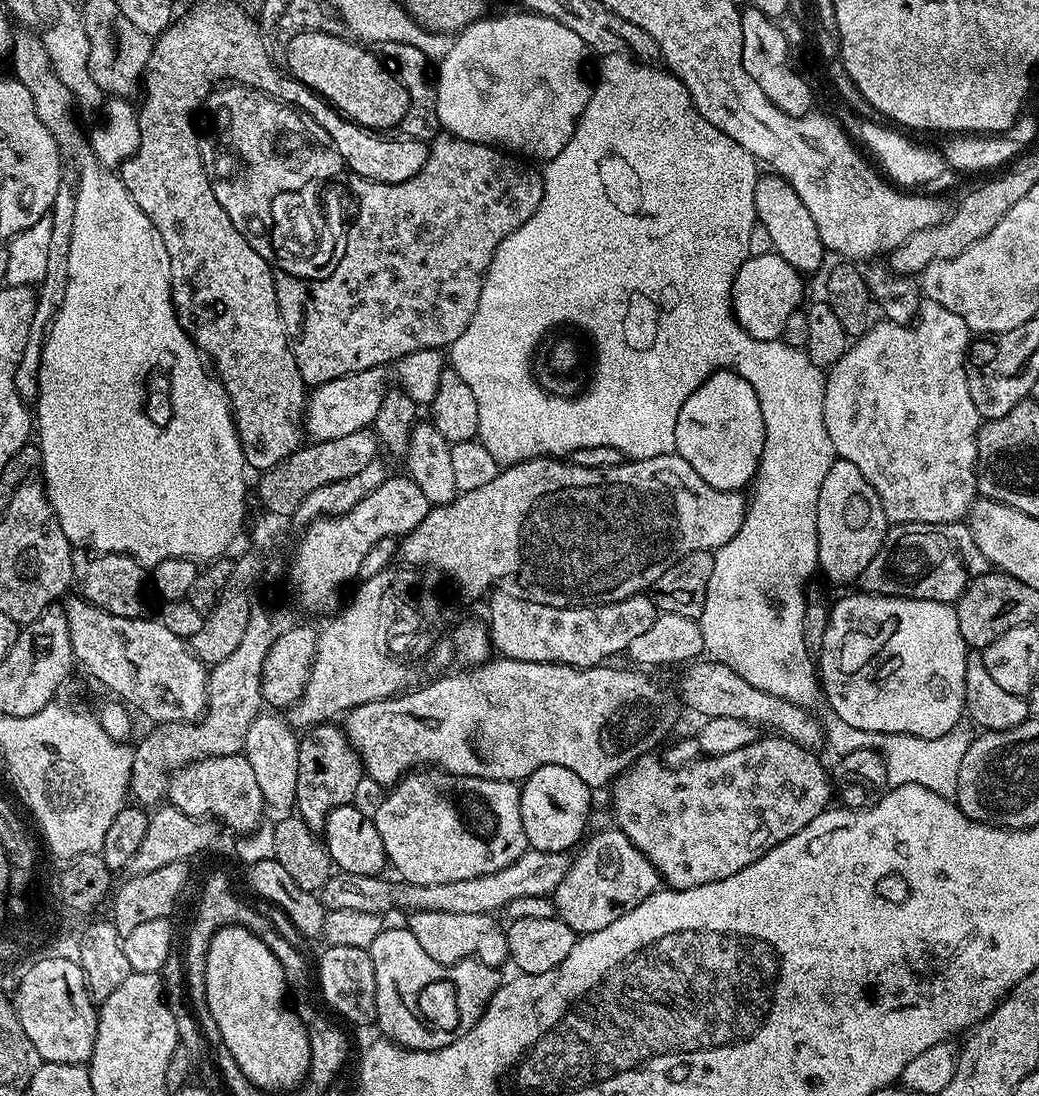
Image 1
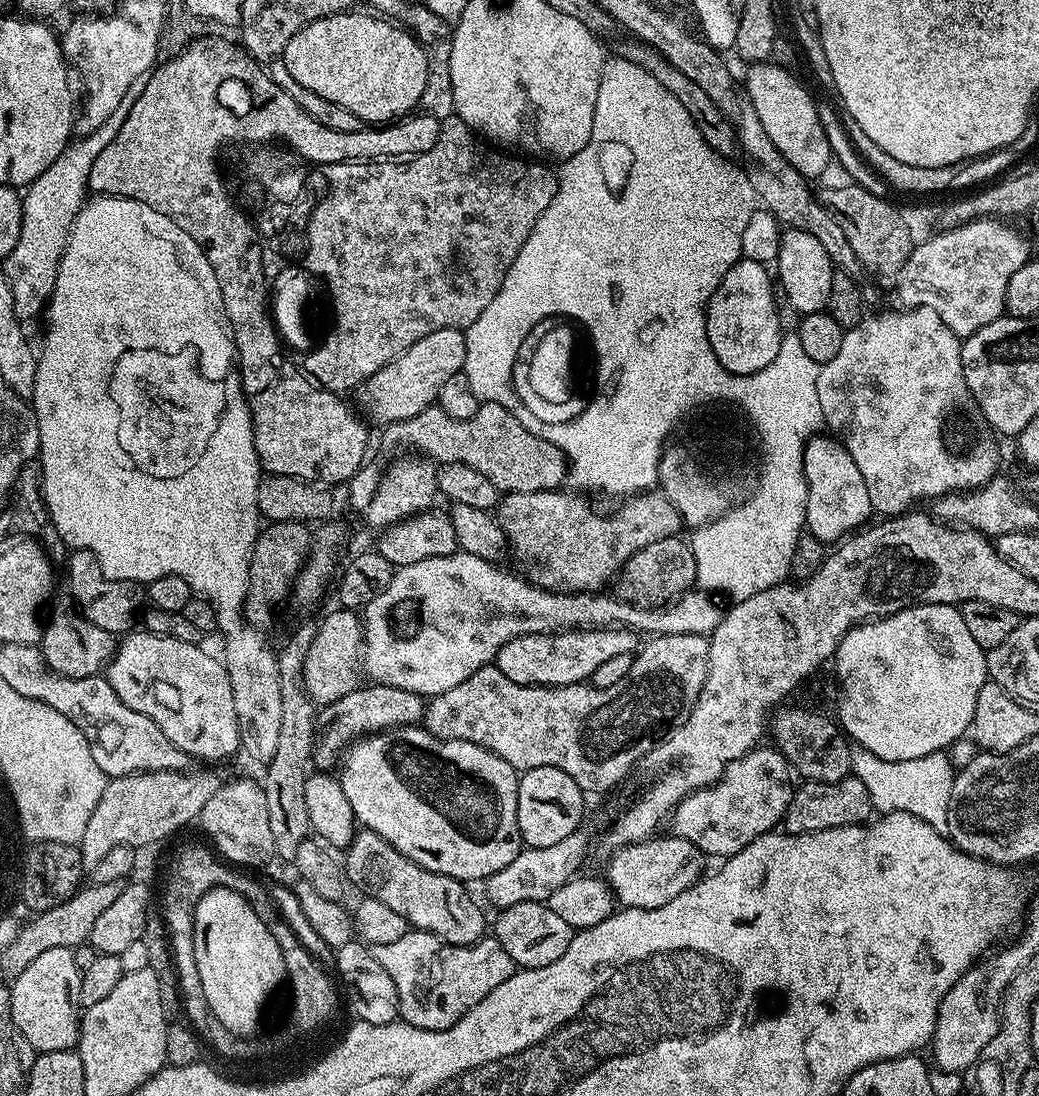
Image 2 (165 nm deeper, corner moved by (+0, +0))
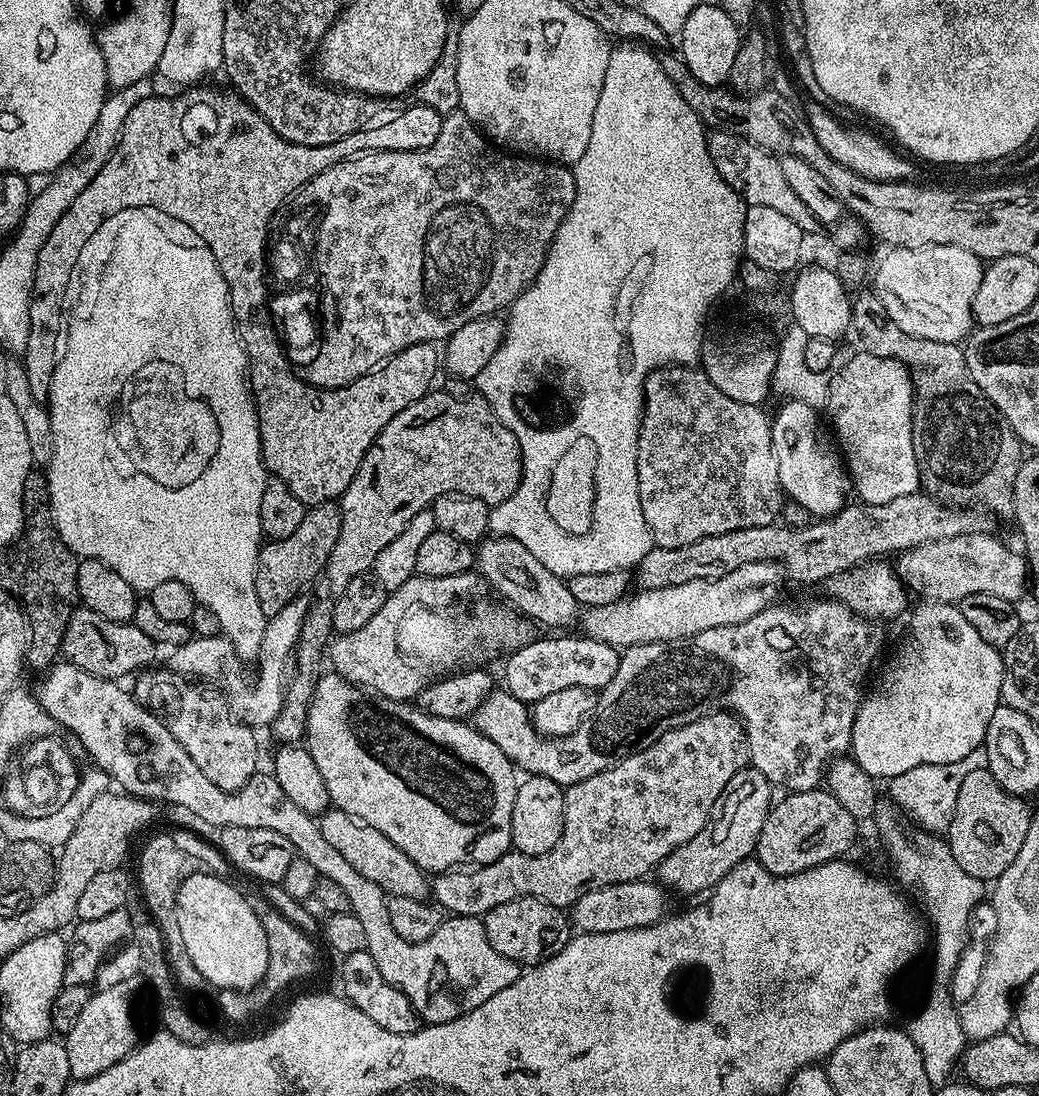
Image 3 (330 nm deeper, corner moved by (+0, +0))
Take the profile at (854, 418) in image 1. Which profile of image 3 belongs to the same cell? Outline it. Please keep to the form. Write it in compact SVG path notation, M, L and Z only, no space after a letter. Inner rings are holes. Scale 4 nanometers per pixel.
M863 350L857 353L857 356L850 357L844 365L841 363L840 373L838 368L828 381L826 416L828 412L832 419L831 431L834 436L836 431L835 439L841 445L845 444L842 452L846 457L846 467L855 495L860 495L857 497L865 504L894 502L894 498L902 498L920 488L918 458L914 454L912 441L912 375L908 373L907 366L896 360L878 358Z

